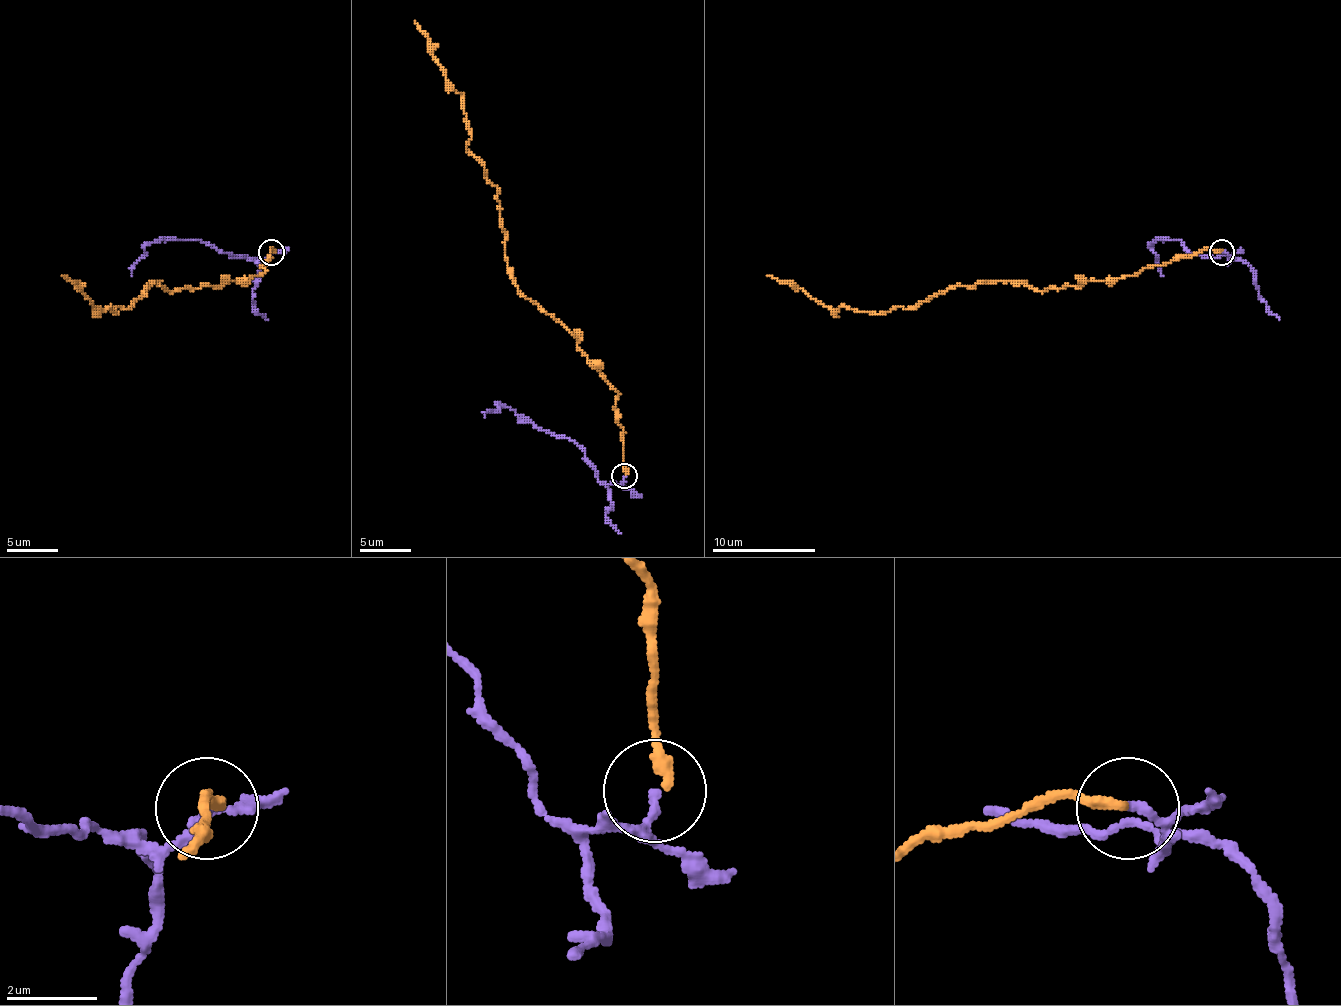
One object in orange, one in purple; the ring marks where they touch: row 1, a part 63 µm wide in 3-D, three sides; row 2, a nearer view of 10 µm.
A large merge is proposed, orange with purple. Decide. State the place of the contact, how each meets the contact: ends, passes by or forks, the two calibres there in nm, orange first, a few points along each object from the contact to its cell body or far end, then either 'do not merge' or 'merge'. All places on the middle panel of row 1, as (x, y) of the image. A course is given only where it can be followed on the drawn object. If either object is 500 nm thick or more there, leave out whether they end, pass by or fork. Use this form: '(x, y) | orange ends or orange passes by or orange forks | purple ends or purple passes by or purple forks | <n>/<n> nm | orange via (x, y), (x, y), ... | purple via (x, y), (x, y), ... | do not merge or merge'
(624, 476) | orange ends | purple passes by | 240/120 nm | orange via (626, 476), (615, 389), (572, 335), (513, 278), (497, 188), (466, 147), (471, 137), (461, 95), (415, 21) | purple via (623, 476), (615, 484), (603, 484), (595, 466), (572, 440), (538, 430), (513, 409), (500, 404), (484, 417) | do not merge

